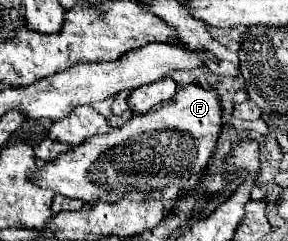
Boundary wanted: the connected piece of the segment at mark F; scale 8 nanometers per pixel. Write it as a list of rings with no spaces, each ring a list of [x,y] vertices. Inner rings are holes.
[[[200,84],[182,86],[176,96],[154,106],[146,114],[132,116],[122,128],[112,128],[108,134],[86,138],[86,142],[62,152],[56,160],[30,172],[30,180],[36,186],[50,188],[56,194],[68,198],[80,198],[84,202],[116,202],[116,200],[174,200],[186,186],[196,186],[196,182],[206,174],[208,160],[216,148],[218,134],[222,130],[222,102],[220,94],[212,88]]]

